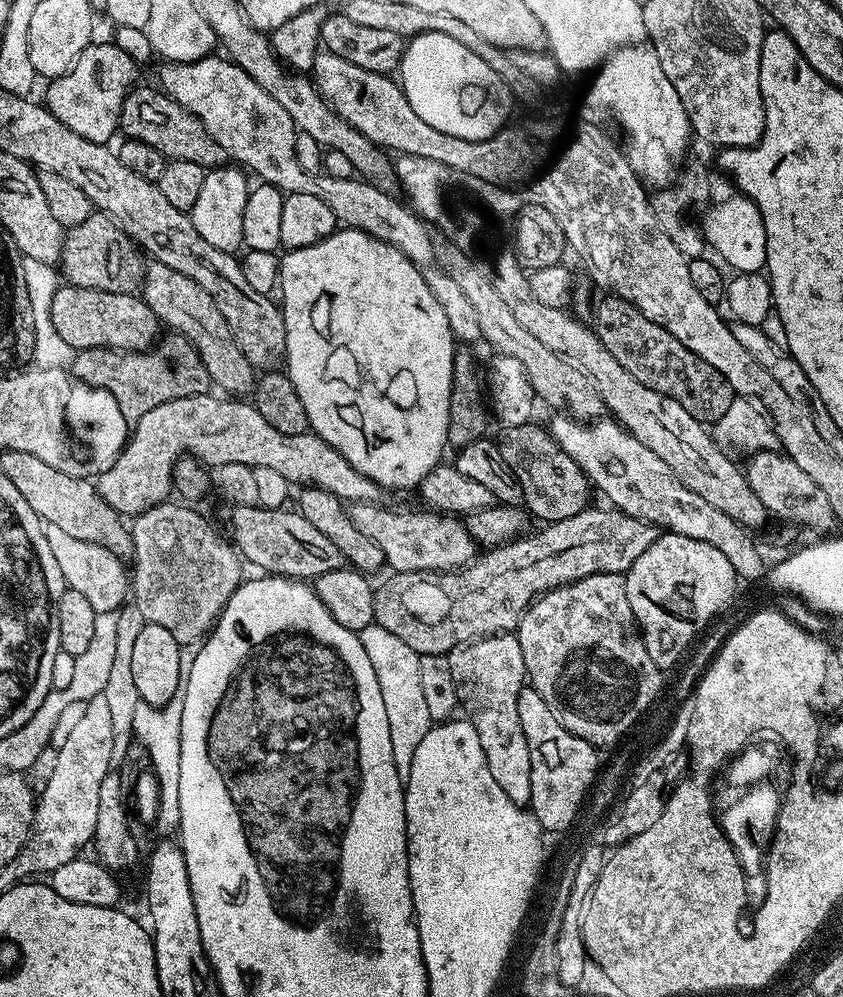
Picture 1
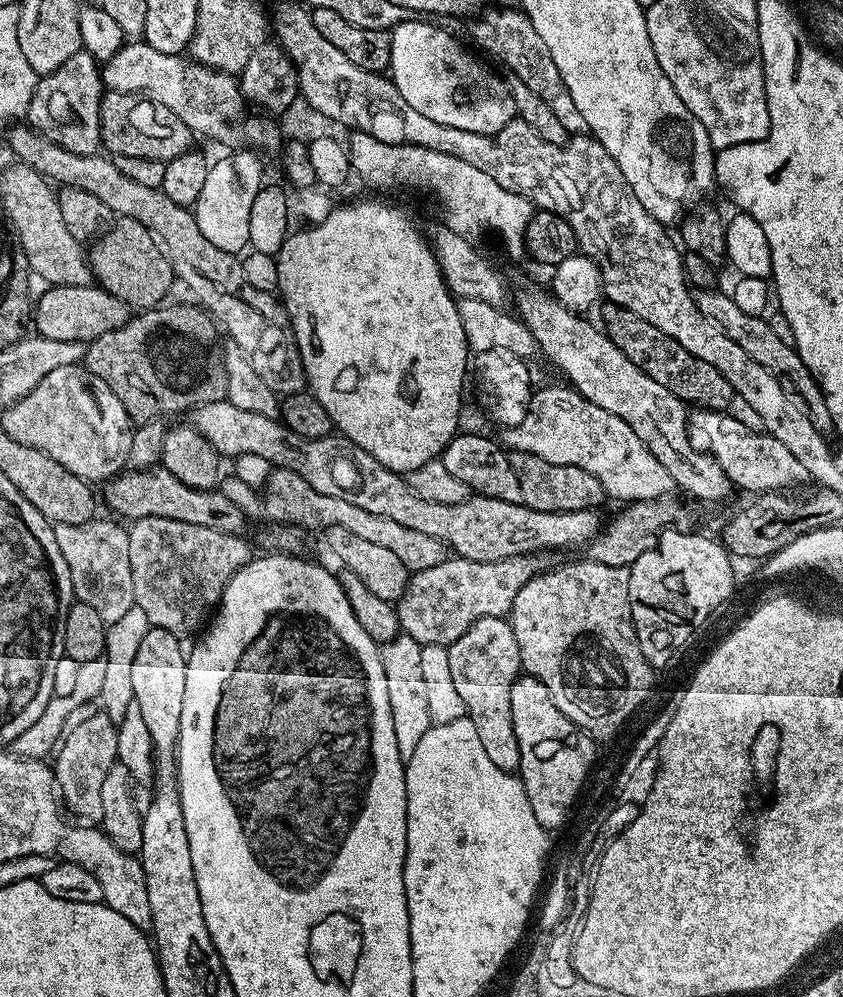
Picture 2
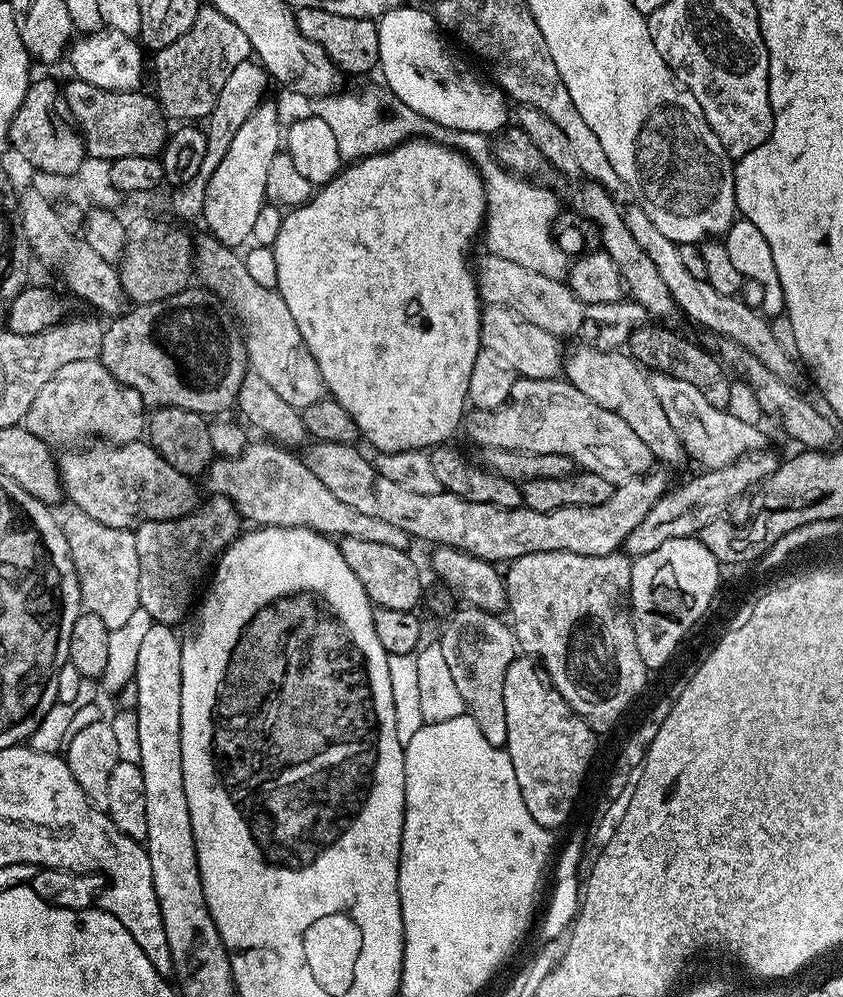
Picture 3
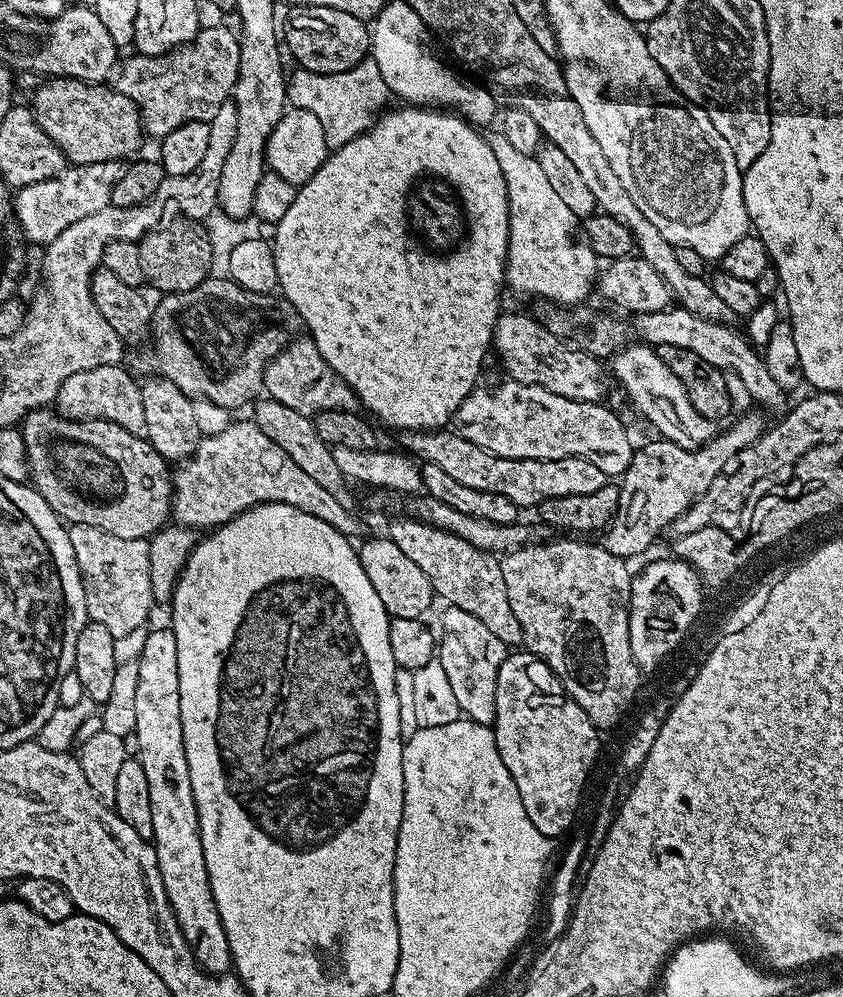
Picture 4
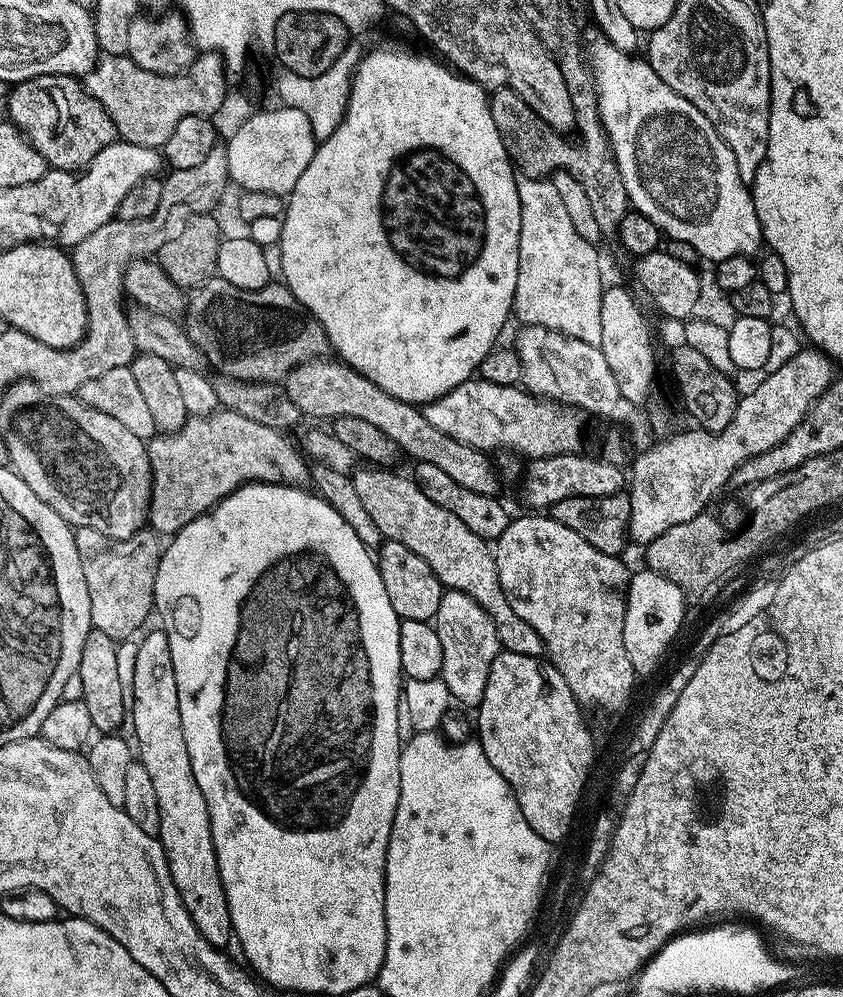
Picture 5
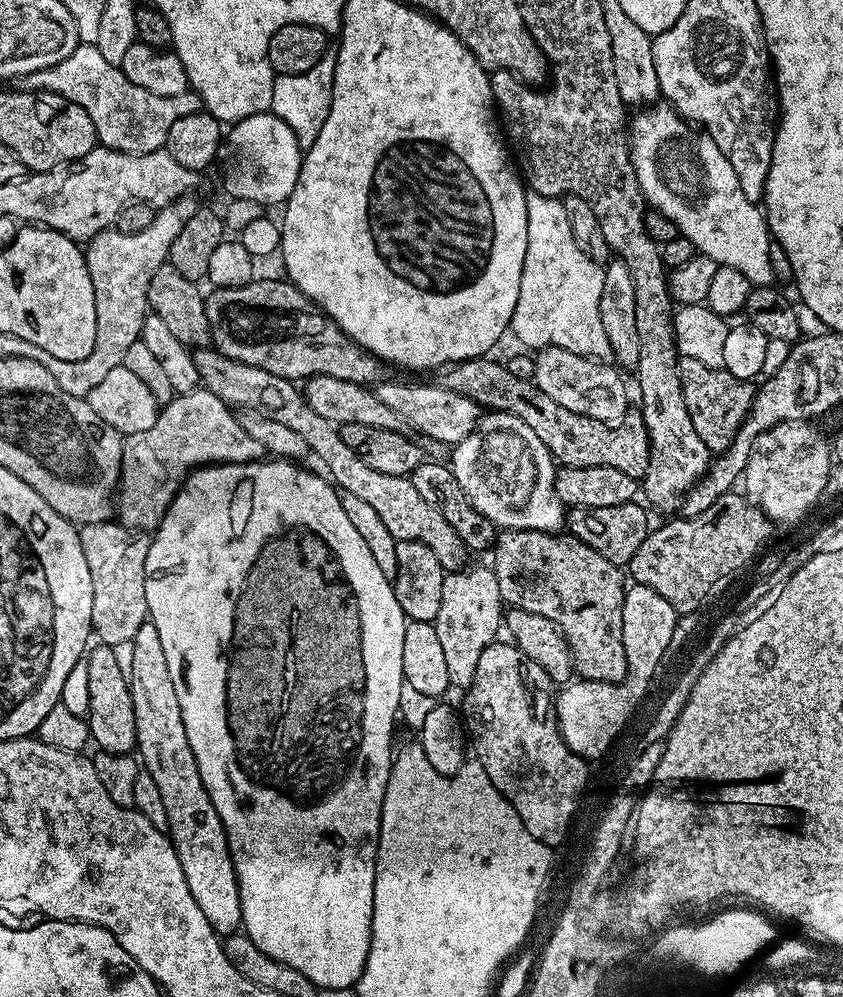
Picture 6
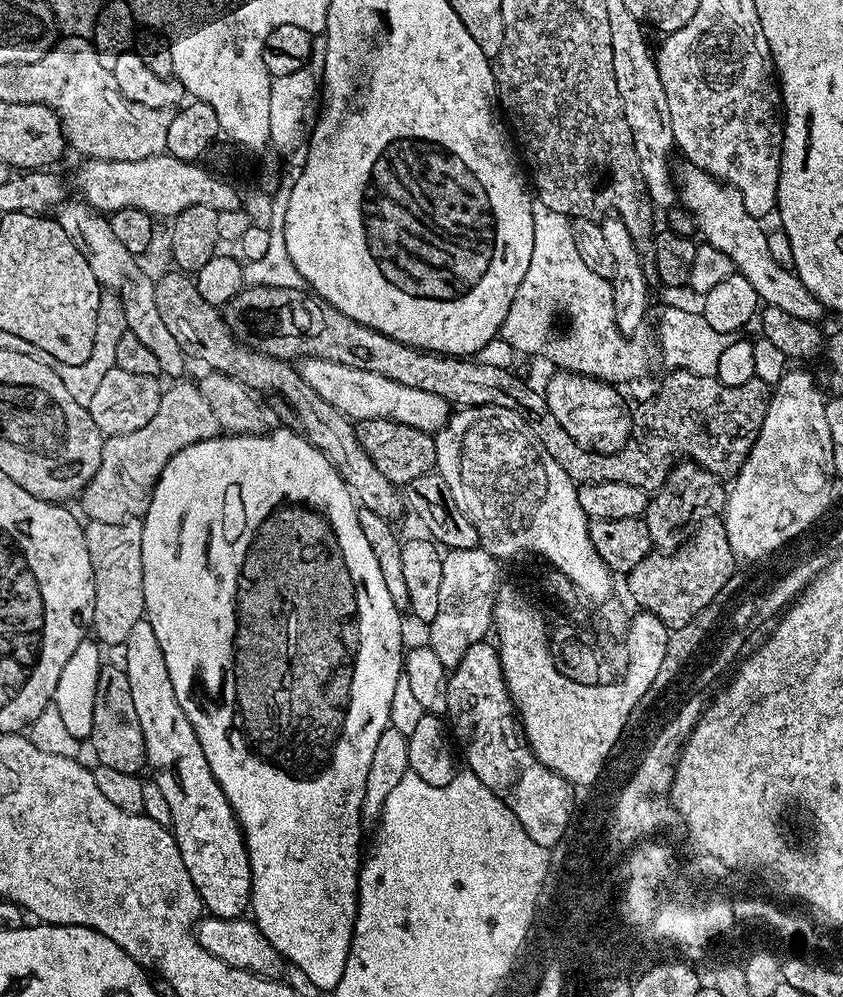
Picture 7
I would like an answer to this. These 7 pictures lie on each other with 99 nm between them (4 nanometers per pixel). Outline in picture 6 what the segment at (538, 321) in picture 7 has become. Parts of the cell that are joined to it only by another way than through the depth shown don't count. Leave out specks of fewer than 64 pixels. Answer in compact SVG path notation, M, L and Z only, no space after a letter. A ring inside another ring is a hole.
M531 190L525 191L524 197L526 198L526 262L522 262L522 282L518 286L518 306L514 306L510 325L511 335L516 335L526 347L532 348L531 350L546 347L561 348L562 350L570 350L574 354L591 356L593 360L607 361L612 356L612 351L610 350L610 338L606 338L606 330L602 330L600 303L602 302L602 282L604 281L603 267L597 261L591 260L586 254L582 254L582 250L578 250L578 242L574 242L574 233L570 230L570 218L566 218L566 206L563 199L538 194Z

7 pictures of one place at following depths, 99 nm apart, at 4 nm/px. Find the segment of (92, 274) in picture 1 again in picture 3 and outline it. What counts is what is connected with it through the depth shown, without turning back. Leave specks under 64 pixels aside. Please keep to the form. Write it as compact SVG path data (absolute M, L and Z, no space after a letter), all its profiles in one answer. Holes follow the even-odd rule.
M148 216L127 221L126 246L123 256L118 261L118 271L124 295L133 305L169 300L174 294L189 287L191 280L188 279L193 279L194 276L194 240L179 228L179 223L176 224L167 224L164 220L151 220Z

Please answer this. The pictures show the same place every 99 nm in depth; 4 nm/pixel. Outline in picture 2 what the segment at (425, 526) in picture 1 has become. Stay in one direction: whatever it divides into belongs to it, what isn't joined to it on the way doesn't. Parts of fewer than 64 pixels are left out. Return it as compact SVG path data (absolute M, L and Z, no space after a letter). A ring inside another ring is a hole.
M273 467L272 473L268 476L268 481L264 483L262 489L262 512L265 517L269 516L269 521L277 524L293 524L305 530L313 530L312 528L327 530L334 526L342 526L342 530L350 530L363 540L392 551L402 562L402 566L408 568L409 573L430 570L430 566L438 566L446 558L446 549L438 538L430 538L430 534L422 534L419 530L409 530L390 518L381 518L379 514L369 514L368 511L362 510L362 506L354 506L342 498L330 498L330 494L318 494L318 490L314 490L314 486L310 486L310 482L306 482L306 478L294 474L294 470L289 468Z

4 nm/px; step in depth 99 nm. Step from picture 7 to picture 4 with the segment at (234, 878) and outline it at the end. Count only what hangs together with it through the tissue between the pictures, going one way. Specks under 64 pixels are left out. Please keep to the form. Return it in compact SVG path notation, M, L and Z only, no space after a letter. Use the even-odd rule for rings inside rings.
M171 627L152 628L146 638L146 646L142 646L142 654L140 659L135 661L134 669L136 668L136 693L132 696L132 712L136 715L136 748L138 759L142 770L146 770L146 782L150 785L150 812L154 817L154 826L152 827L152 839L150 841L153 848L156 850L158 858L158 870L162 874L162 886L166 886L166 898L170 902L170 906L174 910L174 918L178 918L178 926L182 930L182 934L186 938L186 942L190 946L190 950L194 954L197 964L204 969L205 972L213 974L224 974L232 968L232 951L230 950L230 942L226 938L226 930L222 926L222 918L218 914L218 906L214 902L214 894L210 890L210 878L206 874L206 854L202 854L202 838L200 837L200 823L198 822L198 810L194 802L194 790L190 786L190 770L186 762L186 750L184 749L184 739L182 738L182 714L180 713L180 691L178 690L178 638L174 638Z

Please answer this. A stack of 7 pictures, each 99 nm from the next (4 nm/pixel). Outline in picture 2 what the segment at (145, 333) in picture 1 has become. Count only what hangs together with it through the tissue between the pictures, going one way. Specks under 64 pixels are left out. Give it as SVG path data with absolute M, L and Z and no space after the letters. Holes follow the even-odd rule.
M95 283L86 286L66 286L58 284L50 286L46 294L35 297L34 328L41 336L54 342L78 342L84 344L94 338L102 338L110 330L118 330L130 319L130 309L114 294L97 286Z

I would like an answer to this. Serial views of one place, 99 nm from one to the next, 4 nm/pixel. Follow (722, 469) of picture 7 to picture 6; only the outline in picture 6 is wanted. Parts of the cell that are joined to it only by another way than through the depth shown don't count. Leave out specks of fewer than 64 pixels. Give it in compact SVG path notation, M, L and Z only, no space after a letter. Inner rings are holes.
M256 278L240 288L213 287L205 295L204 305L211 347L234 362L270 370L270 374L293 382L329 376L342 378L342 382L375 386L389 379L389 365L358 346L287 279ZM680 357L680 381L682 394L686 398L686 410L690 410L690 422L698 430L698 438L706 442L713 454L724 452L733 442L734 436L742 426L752 400L756 396L757 385L750 380L739 380L734 374L722 368L711 368L698 358ZM493 358L463 360L443 369L443 387L454 390L466 398L470 398L481 409L494 412L512 412L538 438L542 438L542 446L550 450L557 465L565 468L581 468L582 466L614 466L614 470L622 470L622 474L630 474L630 478L639 481L648 468L648 441L632 440L628 432L615 432L617 429L594 418L586 418L581 412L566 410L566 406L558 406L550 394L546 394L531 379L523 380L516 372L511 372L504 364Z

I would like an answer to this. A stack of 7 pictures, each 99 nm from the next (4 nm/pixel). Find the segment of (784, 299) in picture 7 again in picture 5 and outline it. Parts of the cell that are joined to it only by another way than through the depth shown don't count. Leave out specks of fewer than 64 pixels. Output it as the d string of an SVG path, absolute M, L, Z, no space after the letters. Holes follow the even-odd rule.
M593 36L586 44L586 60L596 81L600 121L608 135L618 174L622 174L629 205L646 214L668 240L690 242L697 257L704 259L705 256L711 262L731 256L755 257L755 252L762 248L762 237L752 193L738 174L738 162L734 162L730 146L726 146L718 130L714 130L710 118L706 118L698 106L686 102L682 94L670 90L647 59L640 57L639 60L639 55L618 50L618 46L604 36Z

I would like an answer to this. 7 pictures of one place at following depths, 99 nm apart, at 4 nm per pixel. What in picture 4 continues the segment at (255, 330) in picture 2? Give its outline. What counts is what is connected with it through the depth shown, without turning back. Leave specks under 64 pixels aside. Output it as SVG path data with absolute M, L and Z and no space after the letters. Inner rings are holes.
M304 334L291 340L268 363L268 369L264 371L264 392L271 399L282 402L282 406L290 406L290 410L298 410L313 418L326 410L360 412L362 408L354 390L330 367L326 358L318 354L318 346Z

